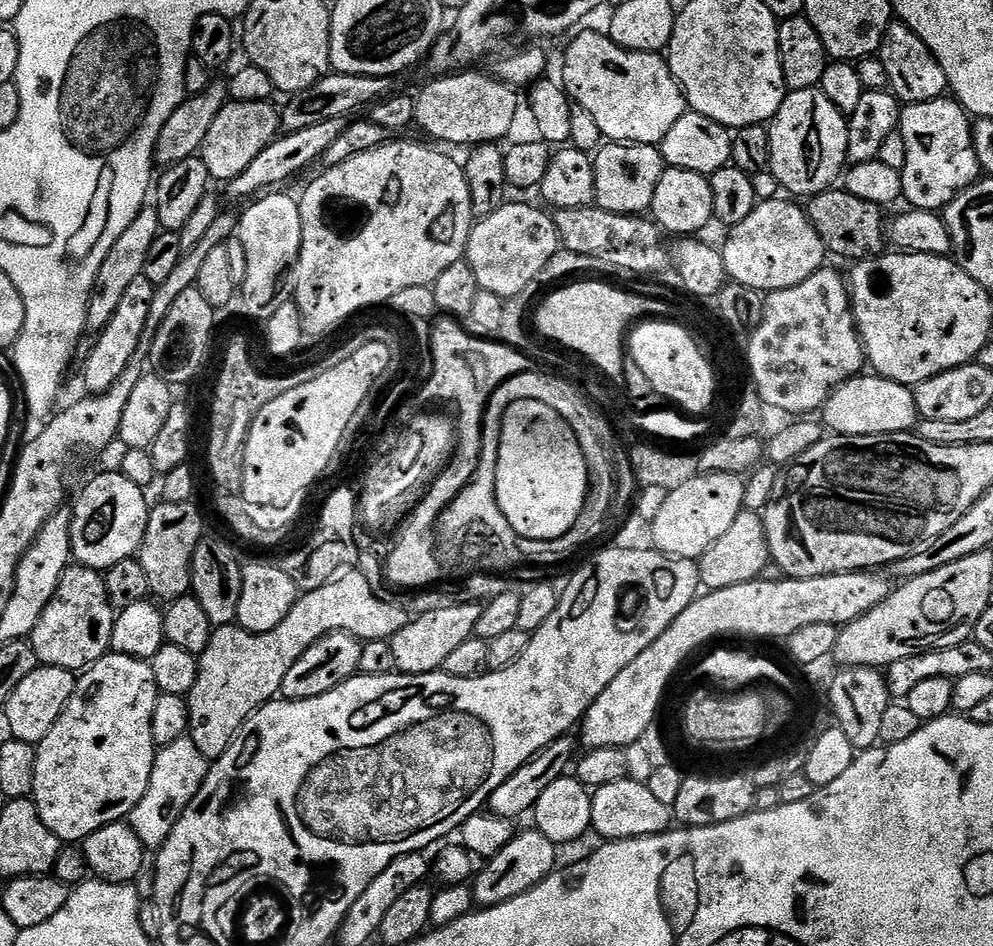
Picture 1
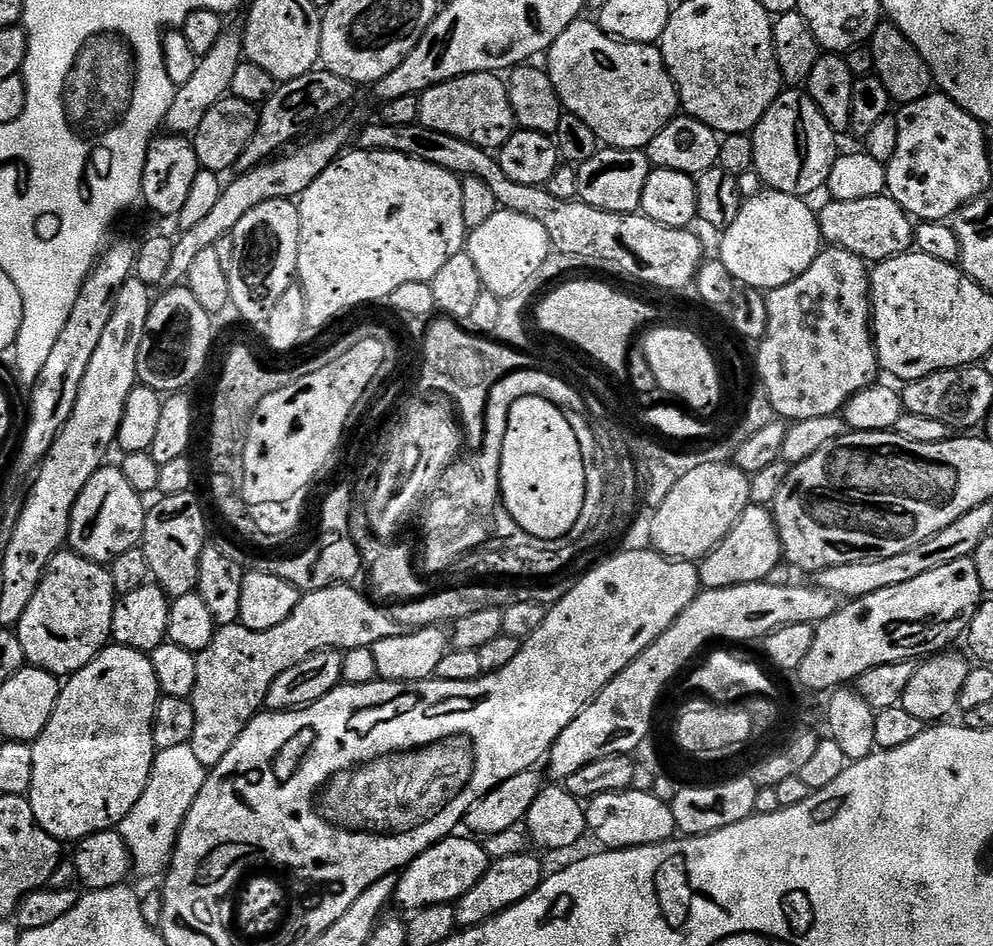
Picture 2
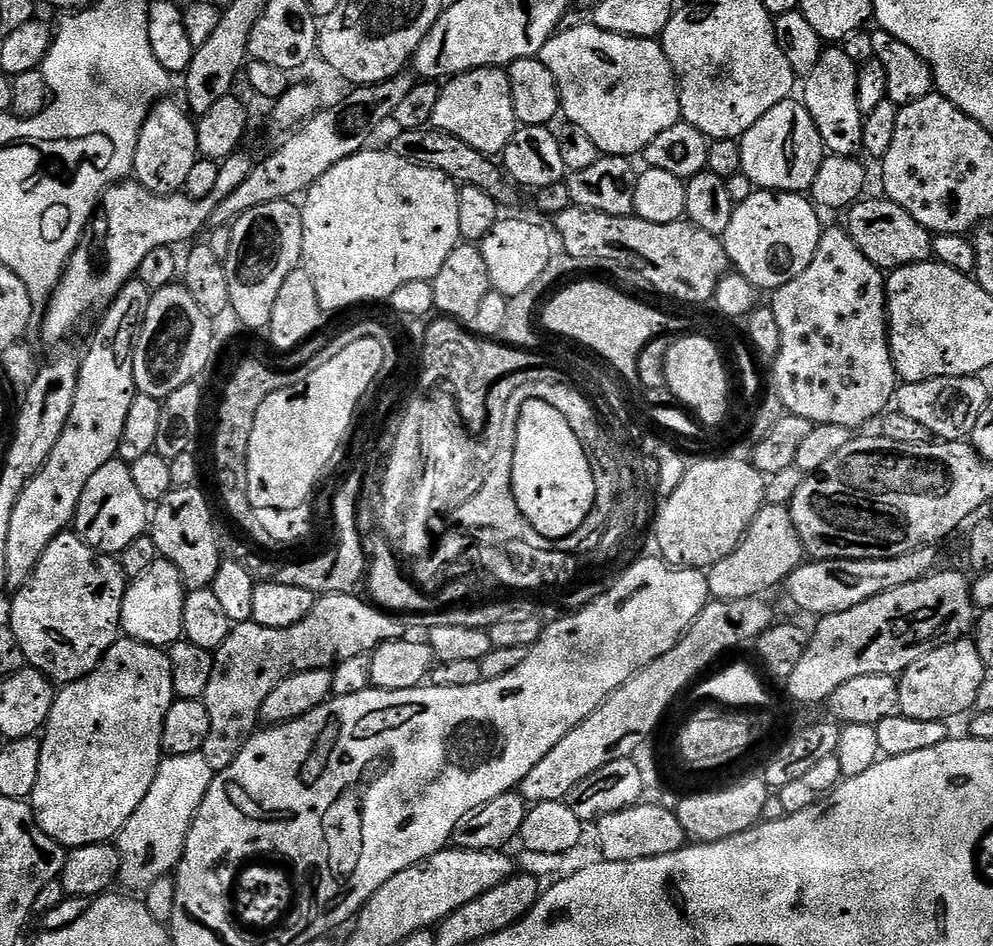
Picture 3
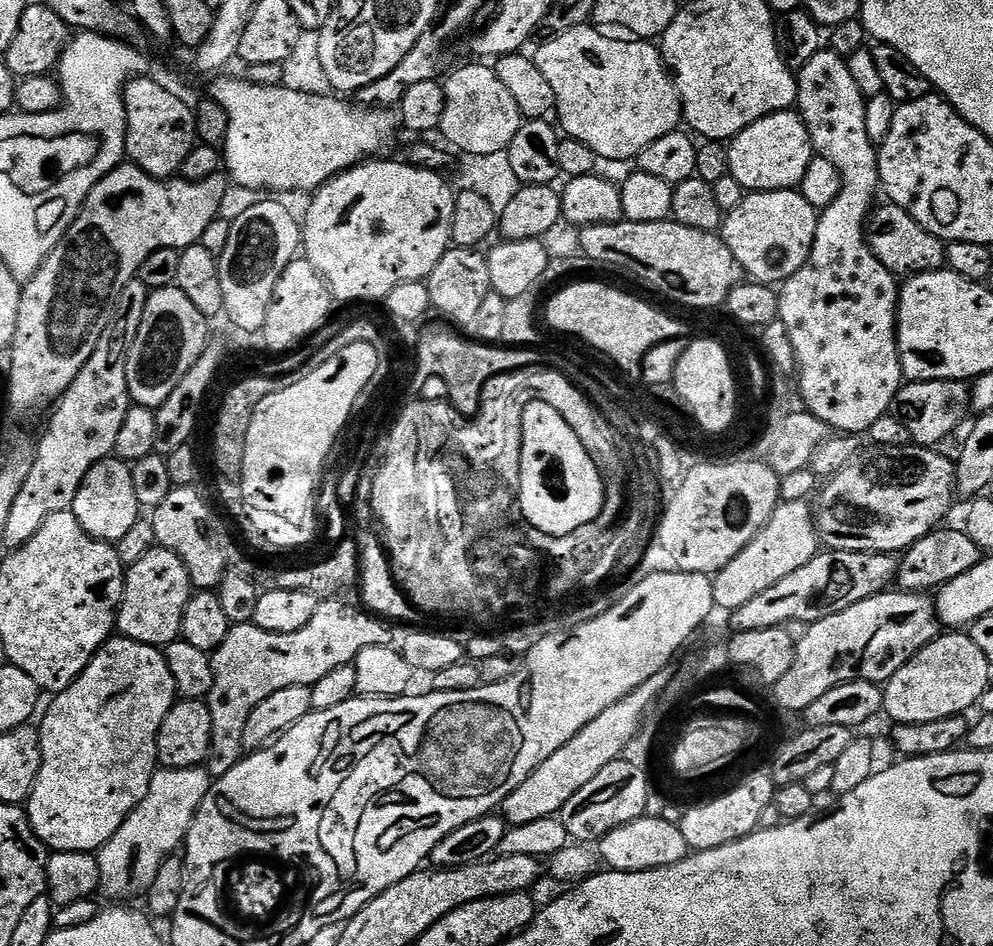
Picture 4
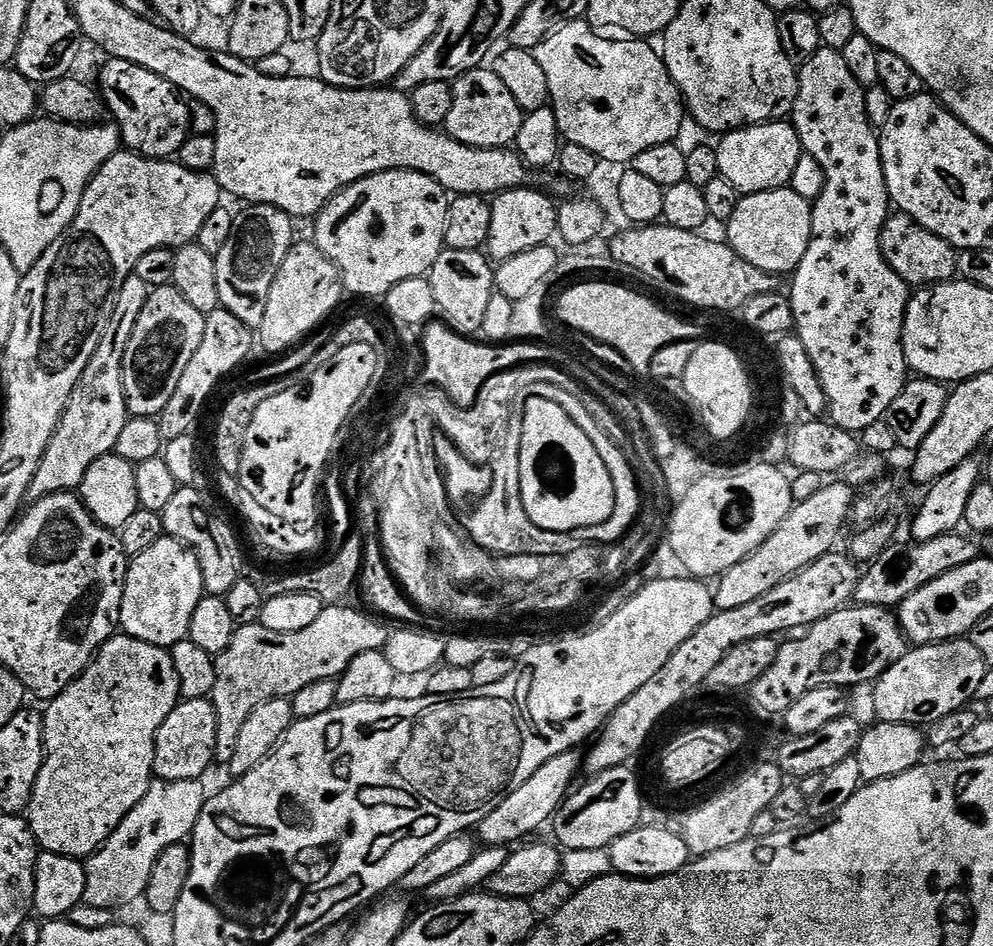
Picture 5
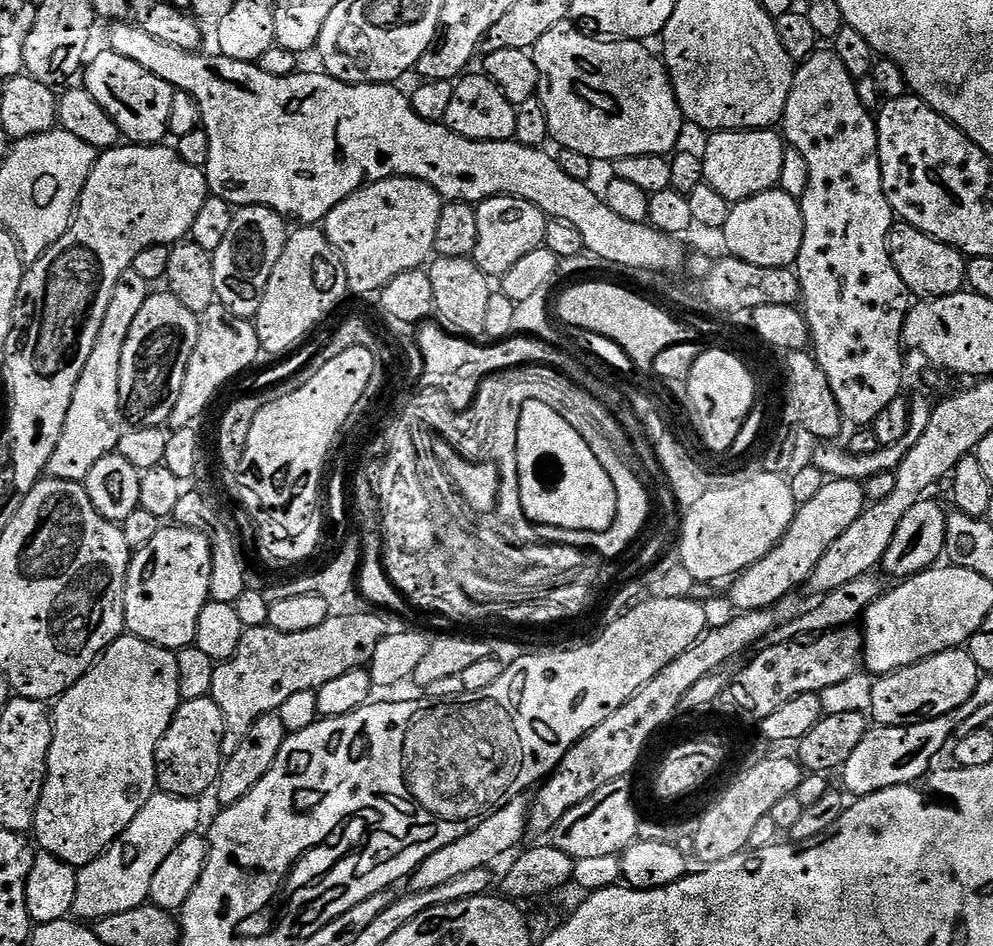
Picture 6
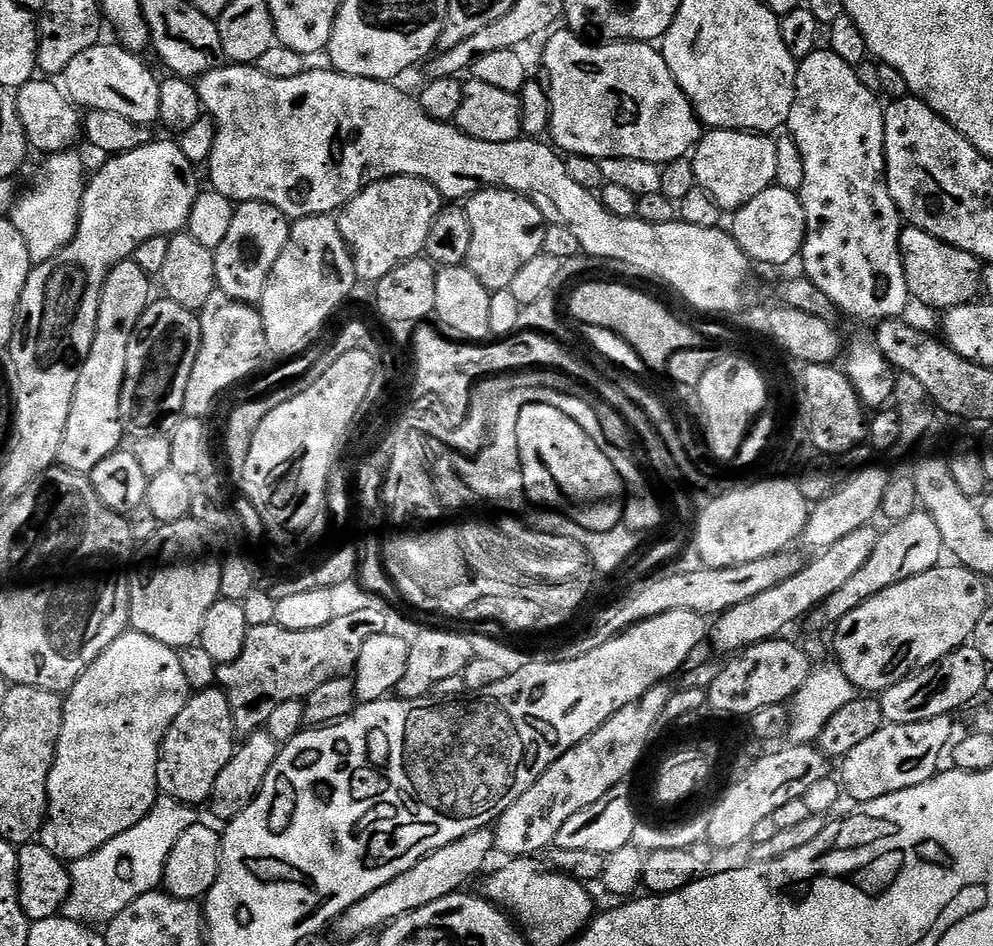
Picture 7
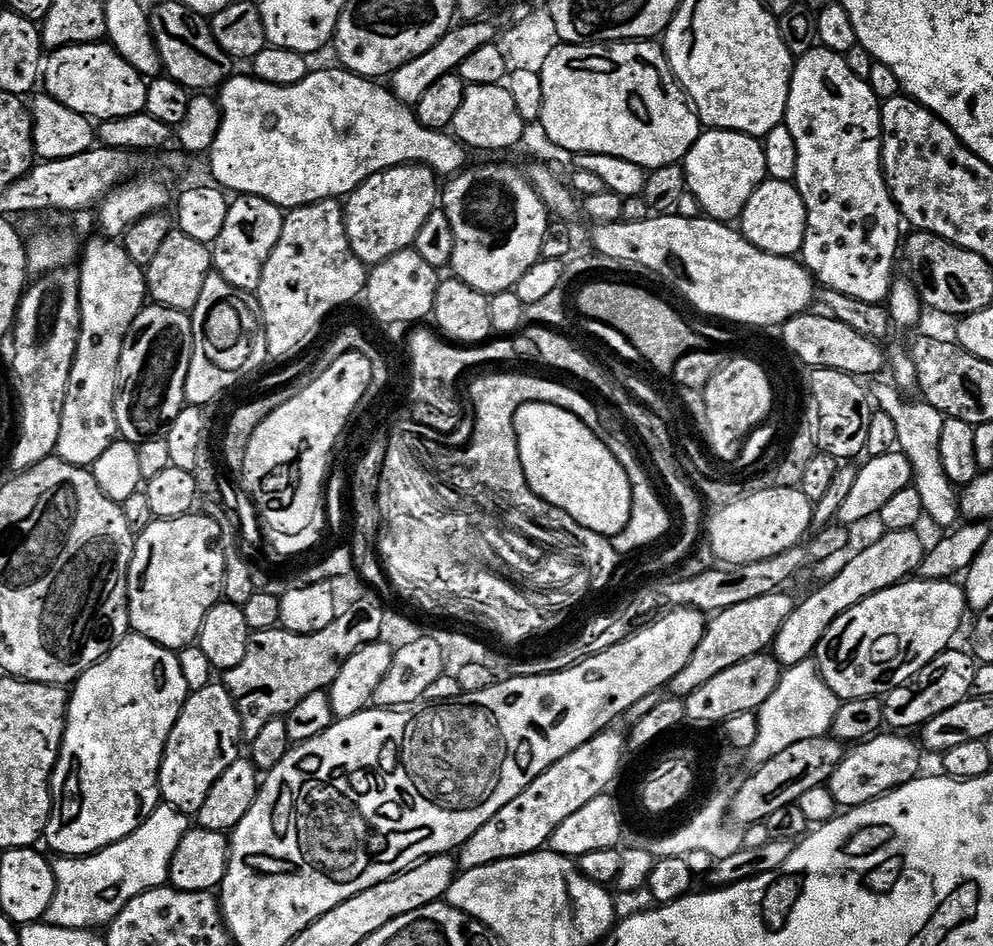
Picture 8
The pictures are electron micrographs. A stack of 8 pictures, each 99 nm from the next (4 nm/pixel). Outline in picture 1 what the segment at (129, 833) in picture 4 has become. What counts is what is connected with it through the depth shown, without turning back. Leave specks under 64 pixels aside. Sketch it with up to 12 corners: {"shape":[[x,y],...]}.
{"shape":[[191,738],[157,751],[130,817],[145,849],[170,838],[208,777]]}

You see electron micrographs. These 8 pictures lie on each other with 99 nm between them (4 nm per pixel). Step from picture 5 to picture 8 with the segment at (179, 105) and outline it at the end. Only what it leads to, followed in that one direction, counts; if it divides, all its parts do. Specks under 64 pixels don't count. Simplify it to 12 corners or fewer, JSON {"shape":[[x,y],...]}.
{"shape":[[108,42],[55,49],[42,88],[93,122],[144,111],[148,80]]}

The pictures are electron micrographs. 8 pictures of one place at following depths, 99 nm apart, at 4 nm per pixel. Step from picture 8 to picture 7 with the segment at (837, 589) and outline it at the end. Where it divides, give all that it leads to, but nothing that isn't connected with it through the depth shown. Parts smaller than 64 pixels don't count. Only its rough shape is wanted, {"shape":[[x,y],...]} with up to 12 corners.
{"shape":[[928,512],[880,532],[874,554],[816,609],[835,626],[945,555]]}

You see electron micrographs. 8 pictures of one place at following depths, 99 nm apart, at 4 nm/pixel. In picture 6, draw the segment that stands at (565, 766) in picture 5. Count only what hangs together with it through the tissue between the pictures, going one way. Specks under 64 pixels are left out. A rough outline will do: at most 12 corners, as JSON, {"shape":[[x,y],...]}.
{"shape":[[529,797],[514,798],[427,856],[411,891],[495,865],[526,836]]}

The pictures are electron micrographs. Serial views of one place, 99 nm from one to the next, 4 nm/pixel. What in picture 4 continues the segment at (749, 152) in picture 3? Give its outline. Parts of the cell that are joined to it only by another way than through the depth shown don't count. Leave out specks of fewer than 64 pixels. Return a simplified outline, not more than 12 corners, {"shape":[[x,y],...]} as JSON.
{"shape":[[795,111],[775,112],[727,145],[745,193],[799,189],[812,139]]}

